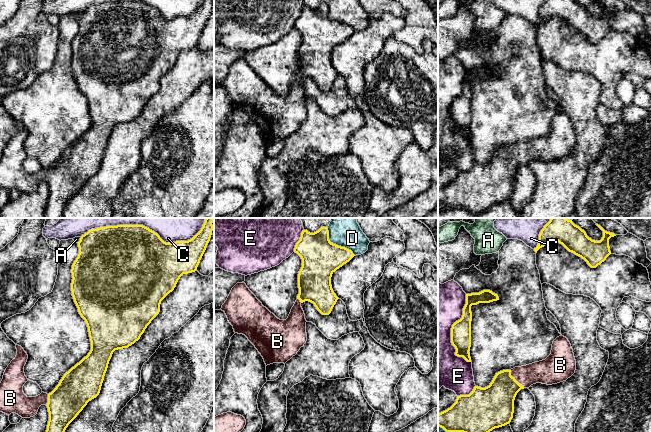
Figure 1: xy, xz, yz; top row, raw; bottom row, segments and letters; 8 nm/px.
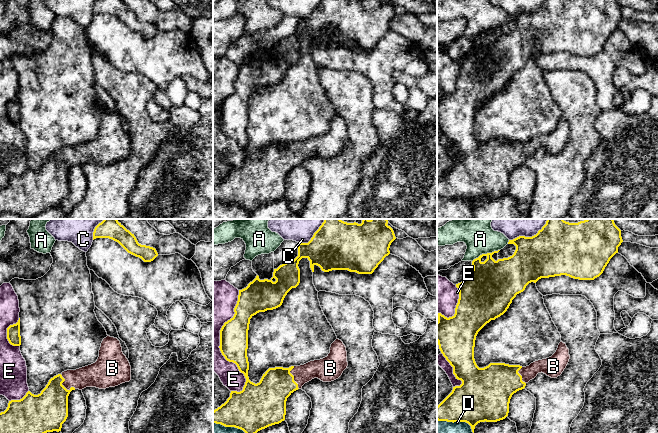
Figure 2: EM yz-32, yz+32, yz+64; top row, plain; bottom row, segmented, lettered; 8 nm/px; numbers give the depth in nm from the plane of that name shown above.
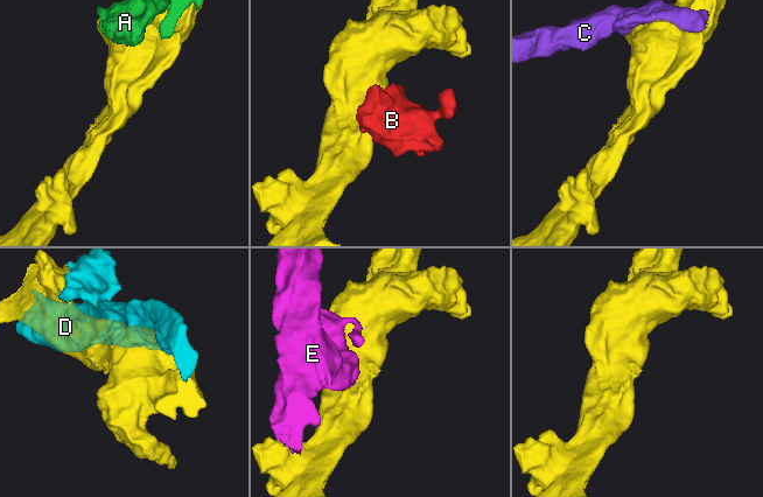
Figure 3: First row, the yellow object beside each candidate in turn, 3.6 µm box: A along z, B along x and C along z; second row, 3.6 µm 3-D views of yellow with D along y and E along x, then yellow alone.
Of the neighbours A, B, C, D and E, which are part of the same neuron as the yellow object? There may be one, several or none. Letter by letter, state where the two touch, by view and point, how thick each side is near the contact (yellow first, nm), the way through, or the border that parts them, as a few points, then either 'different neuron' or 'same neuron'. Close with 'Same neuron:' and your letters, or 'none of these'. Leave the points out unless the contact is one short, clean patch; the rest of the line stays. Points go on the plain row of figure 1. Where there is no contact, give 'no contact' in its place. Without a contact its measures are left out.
A: xy (80, 16) | 460/50 nm | different neuron
B: yz (514, 155) | 300/180 nm | same neuron
C: xy (142, 1) | 480/160 nm | different neuron
D: xz (335, 20) | 300/200 nm | different neuron
E: yz (451, 107) | 160/380 nm | different neuron
Same neuron: B

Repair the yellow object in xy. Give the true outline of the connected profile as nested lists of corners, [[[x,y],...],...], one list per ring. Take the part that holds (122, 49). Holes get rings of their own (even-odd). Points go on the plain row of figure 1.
[[[203,0],[201,6],[188,17],[164,18],[154,7],[143,1],[117,1],[91,5],[78,18],[79,30],[71,45],[71,67],[78,88],[85,96],[91,117],[91,126],[86,133],[64,150],[56,164],[49,170],[42,168],[36,173],[27,173],[23,162],[28,157],[24,142],[28,131],[16,120],[17,131],[6,144],[0,159],[0,188],[16,189],[22,194],[37,190],[41,181],[46,181],[49,197],[43,218],[63,218],[68,201],[77,193],[89,177],[101,166],[109,137],[115,126],[128,124],[144,109],[147,102],[159,90],[161,77],[174,66],[183,50],[195,48],[212,11],[213,1]]]

